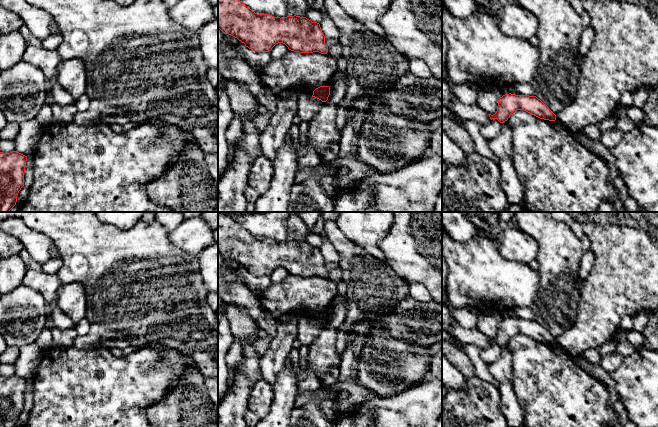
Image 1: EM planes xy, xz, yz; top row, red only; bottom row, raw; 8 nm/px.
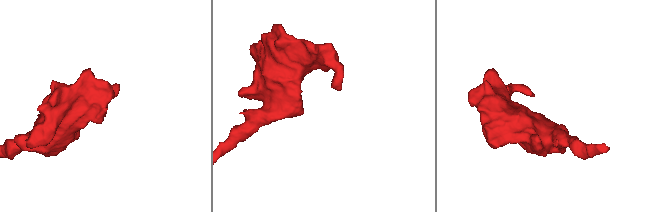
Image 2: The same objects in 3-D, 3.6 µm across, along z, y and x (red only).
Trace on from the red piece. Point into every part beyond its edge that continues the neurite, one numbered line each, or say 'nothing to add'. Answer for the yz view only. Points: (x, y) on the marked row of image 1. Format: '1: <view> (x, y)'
nothing to add

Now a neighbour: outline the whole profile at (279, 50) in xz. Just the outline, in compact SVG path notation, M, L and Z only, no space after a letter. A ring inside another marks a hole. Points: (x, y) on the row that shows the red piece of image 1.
M283 43L276 44L270 51L272 59L283 57L289 51L288 47Z

